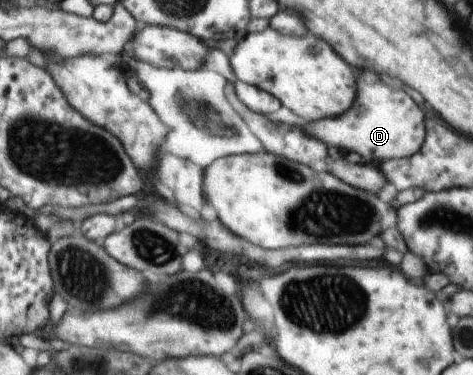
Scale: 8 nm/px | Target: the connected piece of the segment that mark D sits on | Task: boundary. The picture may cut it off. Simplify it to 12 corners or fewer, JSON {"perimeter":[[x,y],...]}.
{"perimeter":[[356,76],[356,101],[302,131],[362,161],[416,153],[424,116]]}

